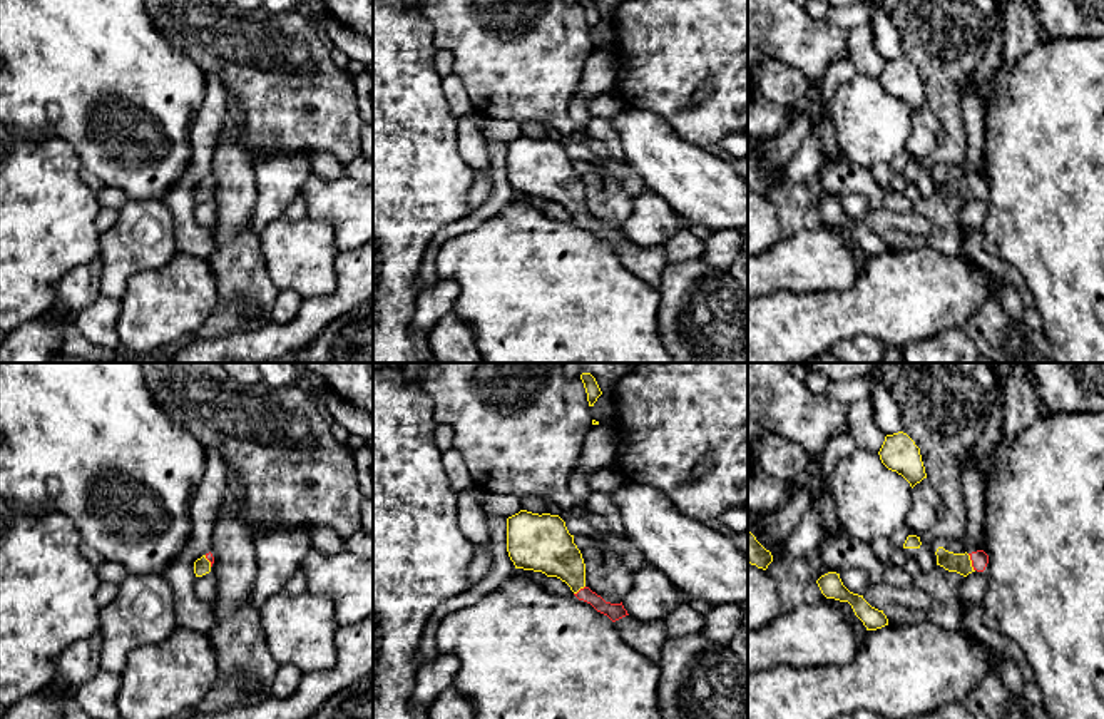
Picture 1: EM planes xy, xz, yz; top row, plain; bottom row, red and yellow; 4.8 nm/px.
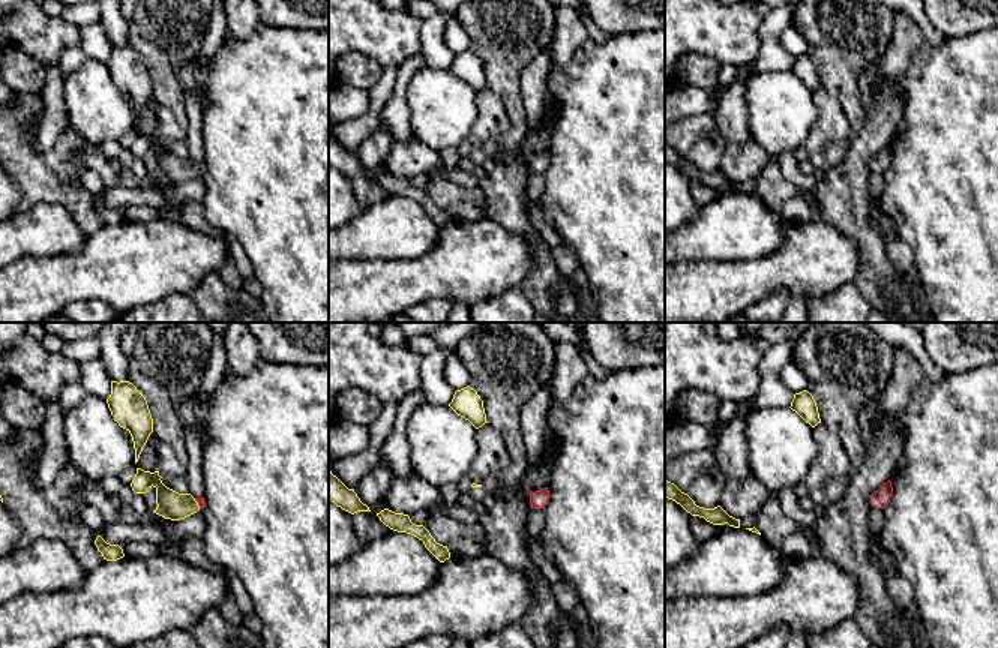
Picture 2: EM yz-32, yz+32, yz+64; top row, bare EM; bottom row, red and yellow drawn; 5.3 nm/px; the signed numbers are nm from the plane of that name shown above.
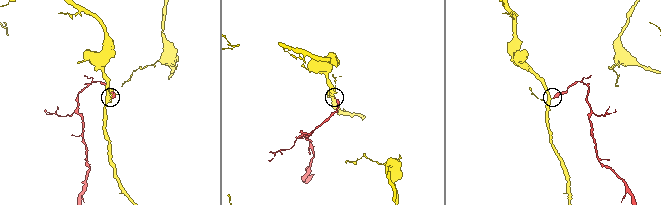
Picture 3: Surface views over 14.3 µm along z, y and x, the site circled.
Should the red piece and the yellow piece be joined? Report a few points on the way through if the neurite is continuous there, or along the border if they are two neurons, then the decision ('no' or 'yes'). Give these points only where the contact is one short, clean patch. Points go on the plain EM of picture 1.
across yz (979, 184), (972, 188), (954, 188) | yes

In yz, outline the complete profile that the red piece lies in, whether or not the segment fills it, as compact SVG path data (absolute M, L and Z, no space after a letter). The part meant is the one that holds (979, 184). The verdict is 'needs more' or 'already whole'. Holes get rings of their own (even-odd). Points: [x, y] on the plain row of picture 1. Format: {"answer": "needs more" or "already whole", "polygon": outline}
{"answer": "needs more", "polygon": "M938 172L937 177L937 191L943 192L948 197L957 197L967 202L972 197L984 197L989 189L989 181L984 176L977 176L972 179L953 179Z"}

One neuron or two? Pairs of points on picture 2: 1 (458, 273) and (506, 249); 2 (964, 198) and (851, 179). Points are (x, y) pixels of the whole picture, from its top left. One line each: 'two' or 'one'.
1: one
2: two

